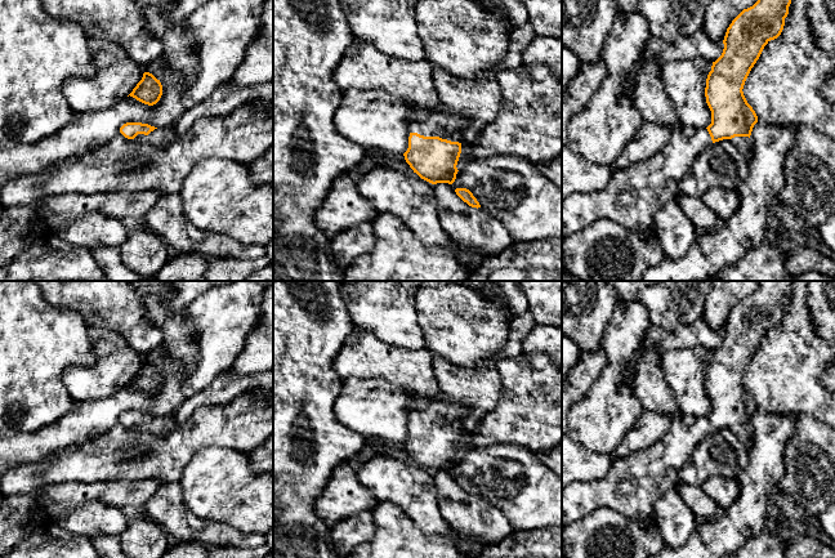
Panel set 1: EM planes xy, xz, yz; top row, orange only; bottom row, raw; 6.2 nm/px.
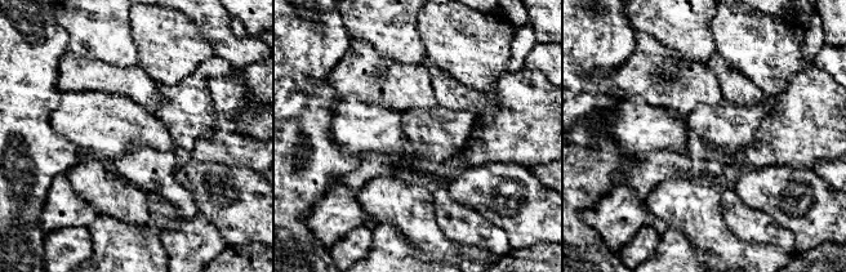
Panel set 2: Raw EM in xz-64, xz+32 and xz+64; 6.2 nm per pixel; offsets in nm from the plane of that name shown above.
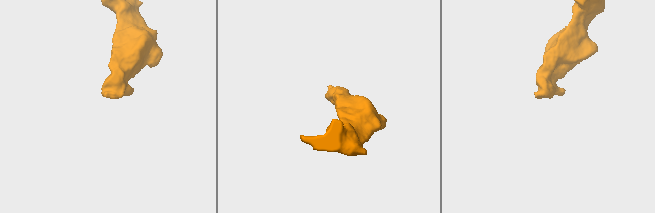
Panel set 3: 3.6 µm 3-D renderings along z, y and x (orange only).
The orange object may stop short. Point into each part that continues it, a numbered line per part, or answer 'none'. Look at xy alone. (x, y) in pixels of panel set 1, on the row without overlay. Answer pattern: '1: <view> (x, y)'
1: xy (161, 425)

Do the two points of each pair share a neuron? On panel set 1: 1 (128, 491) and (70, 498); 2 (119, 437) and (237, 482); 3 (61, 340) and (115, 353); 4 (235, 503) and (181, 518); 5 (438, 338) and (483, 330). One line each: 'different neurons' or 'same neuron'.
1: same neuron
2: different neurons
3: different neurons
4: different neurons
5: same neuron

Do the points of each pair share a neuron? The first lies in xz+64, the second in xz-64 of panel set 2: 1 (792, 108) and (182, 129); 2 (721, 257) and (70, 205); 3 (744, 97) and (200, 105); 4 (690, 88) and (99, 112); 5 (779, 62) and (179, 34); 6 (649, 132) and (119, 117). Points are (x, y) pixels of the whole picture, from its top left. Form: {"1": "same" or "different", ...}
{"1": "different", "2": "different", "3": "same", "4": "different", "5": "same", "6": "same"}

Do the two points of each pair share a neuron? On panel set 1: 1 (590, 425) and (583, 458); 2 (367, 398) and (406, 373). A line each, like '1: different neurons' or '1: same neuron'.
1: different neurons
2: different neurons

